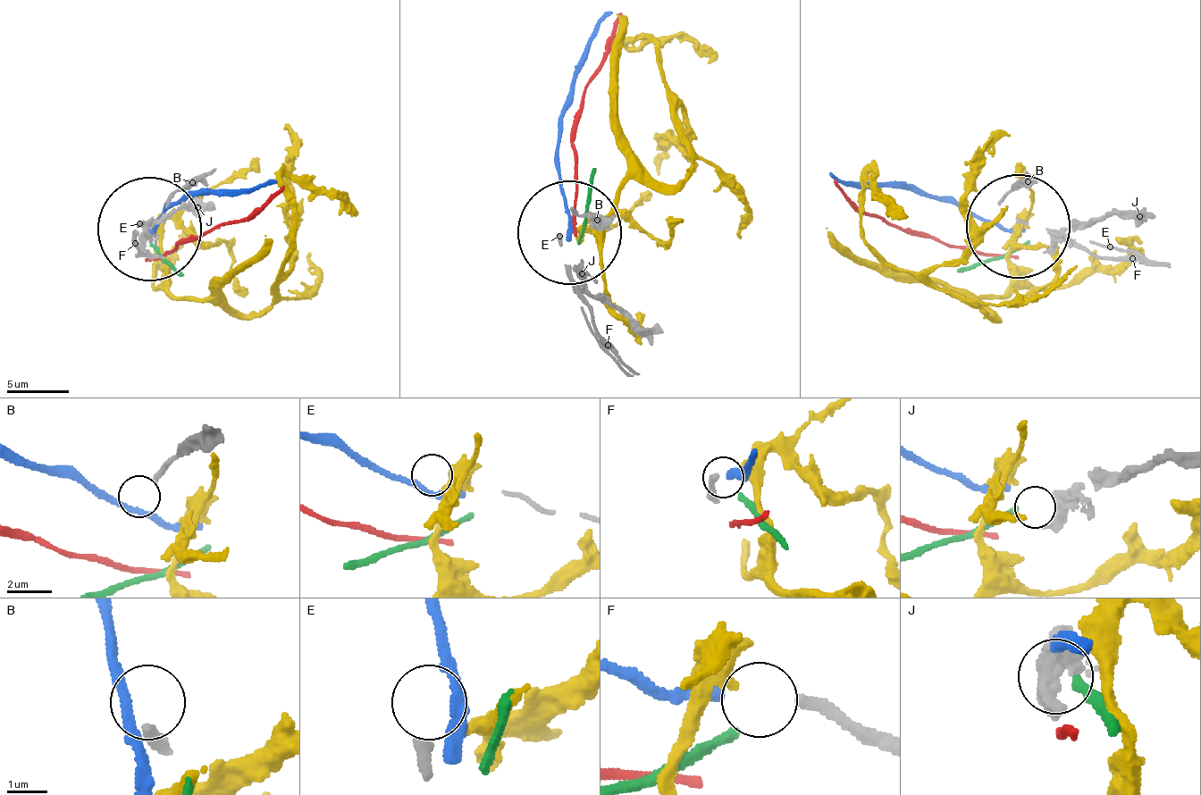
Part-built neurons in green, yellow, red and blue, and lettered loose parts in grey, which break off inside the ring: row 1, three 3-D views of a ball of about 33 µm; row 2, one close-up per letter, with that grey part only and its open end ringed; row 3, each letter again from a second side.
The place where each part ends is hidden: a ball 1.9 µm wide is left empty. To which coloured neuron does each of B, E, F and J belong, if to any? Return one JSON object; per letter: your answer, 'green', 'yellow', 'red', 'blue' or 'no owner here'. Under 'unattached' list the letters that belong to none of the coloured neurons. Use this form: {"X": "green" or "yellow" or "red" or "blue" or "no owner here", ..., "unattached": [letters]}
{"B": "no owner here", "E": "no owner here", "F": "no owner here", "J": "green", "unattached": ["B", "E", "F"]}

